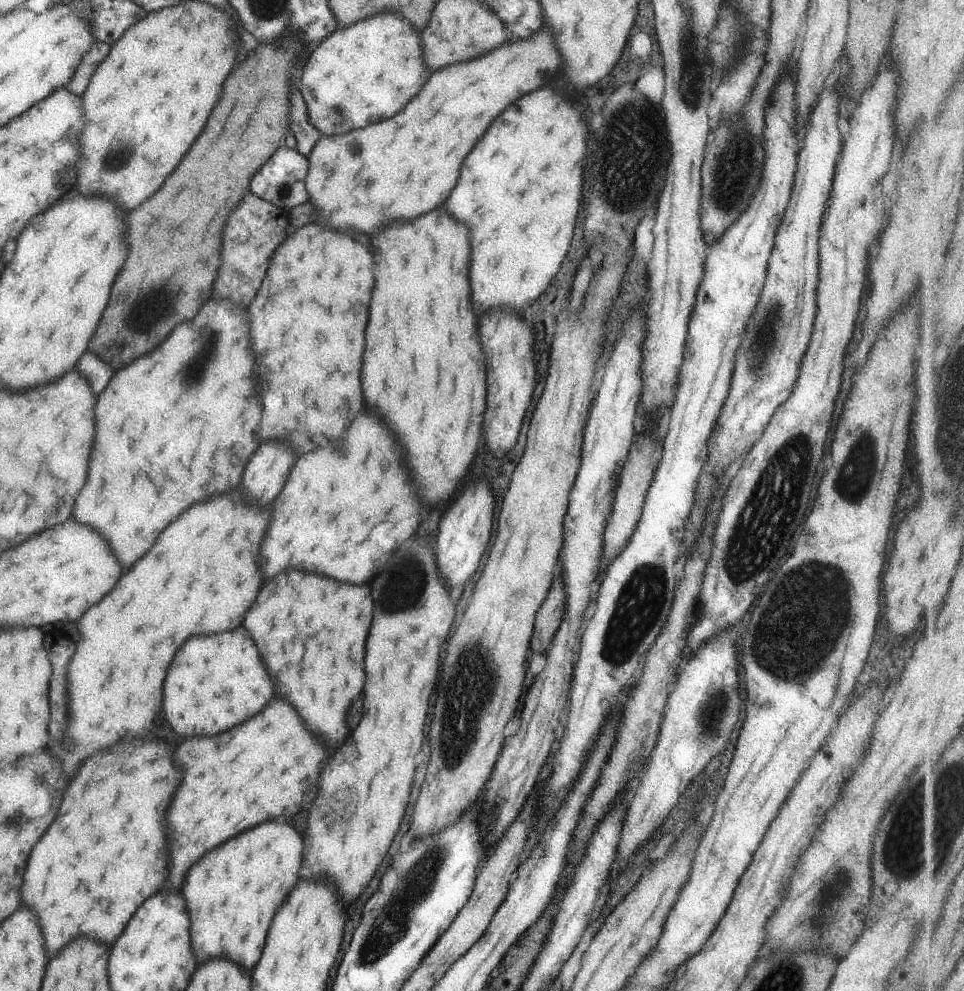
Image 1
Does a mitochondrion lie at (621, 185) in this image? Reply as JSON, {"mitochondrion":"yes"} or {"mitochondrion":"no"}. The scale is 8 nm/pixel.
{"mitochondrion":"yes"}

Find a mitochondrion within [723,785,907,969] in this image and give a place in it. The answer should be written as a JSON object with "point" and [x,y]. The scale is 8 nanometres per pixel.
{"point":[839,882]}

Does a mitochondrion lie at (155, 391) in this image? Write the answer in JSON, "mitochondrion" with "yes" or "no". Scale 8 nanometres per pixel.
{"mitochondrion":"no"}

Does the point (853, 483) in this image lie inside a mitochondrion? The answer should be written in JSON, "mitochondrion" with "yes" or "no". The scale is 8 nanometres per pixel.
{"mitochondrion":"yes"}

